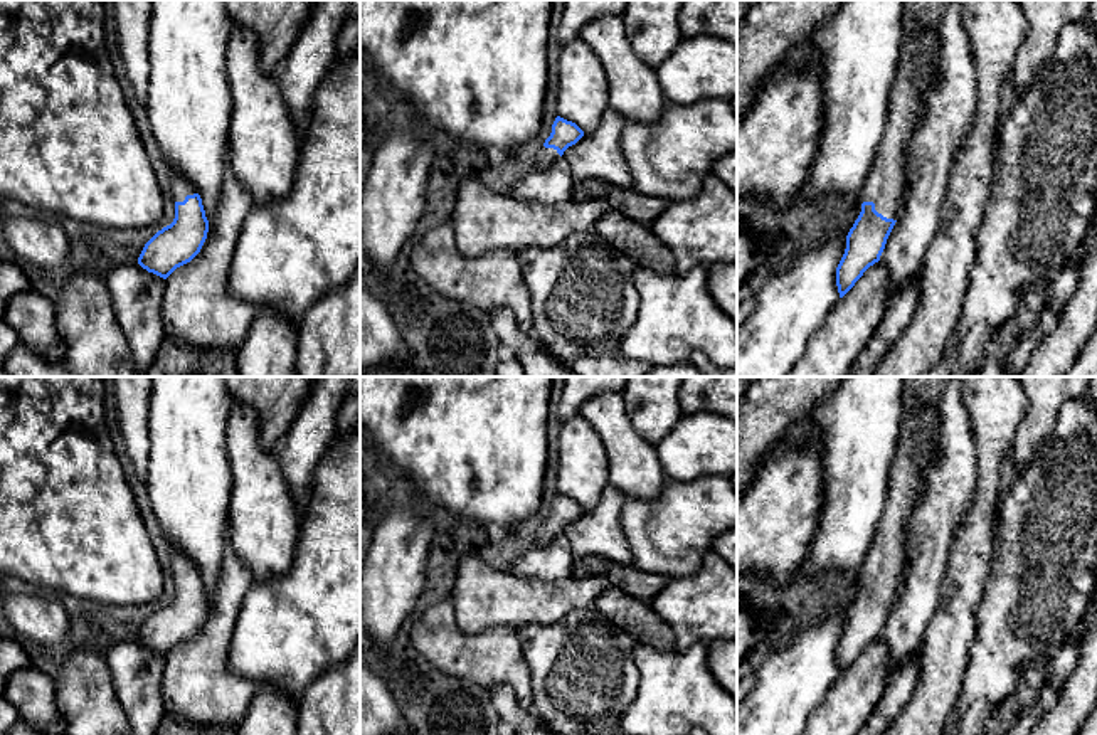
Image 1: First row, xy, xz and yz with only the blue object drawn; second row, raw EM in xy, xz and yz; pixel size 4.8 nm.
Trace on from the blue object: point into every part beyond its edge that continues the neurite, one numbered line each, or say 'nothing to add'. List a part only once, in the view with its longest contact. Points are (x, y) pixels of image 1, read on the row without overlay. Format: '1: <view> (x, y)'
1: yz (916, 453)

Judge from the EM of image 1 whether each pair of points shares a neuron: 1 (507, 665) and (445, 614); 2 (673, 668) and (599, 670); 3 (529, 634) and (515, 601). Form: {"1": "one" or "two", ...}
{"1": "one", "2": "two", "3": "two"}

